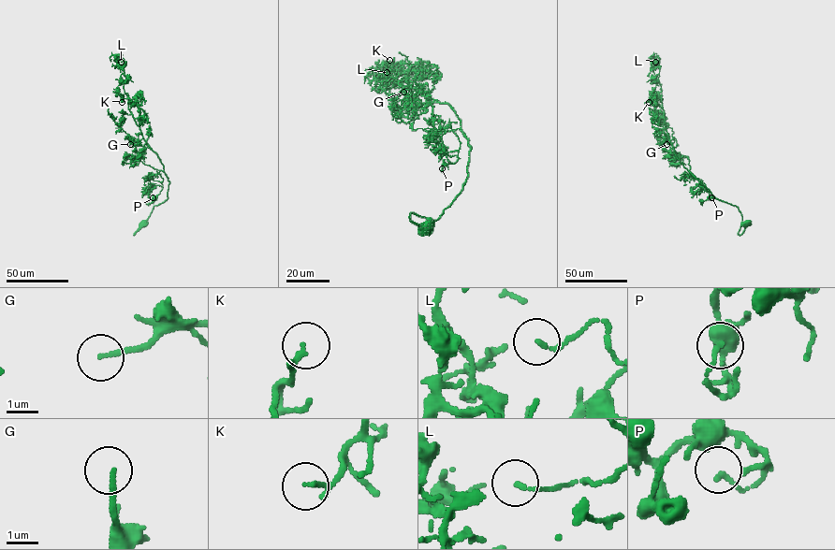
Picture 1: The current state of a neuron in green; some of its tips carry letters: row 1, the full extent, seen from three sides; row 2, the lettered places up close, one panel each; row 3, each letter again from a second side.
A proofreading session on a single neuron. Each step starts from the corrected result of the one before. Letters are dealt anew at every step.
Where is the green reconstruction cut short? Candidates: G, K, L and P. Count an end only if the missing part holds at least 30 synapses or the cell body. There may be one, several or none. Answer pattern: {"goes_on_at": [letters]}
{"goes_on_at": ["G"]}

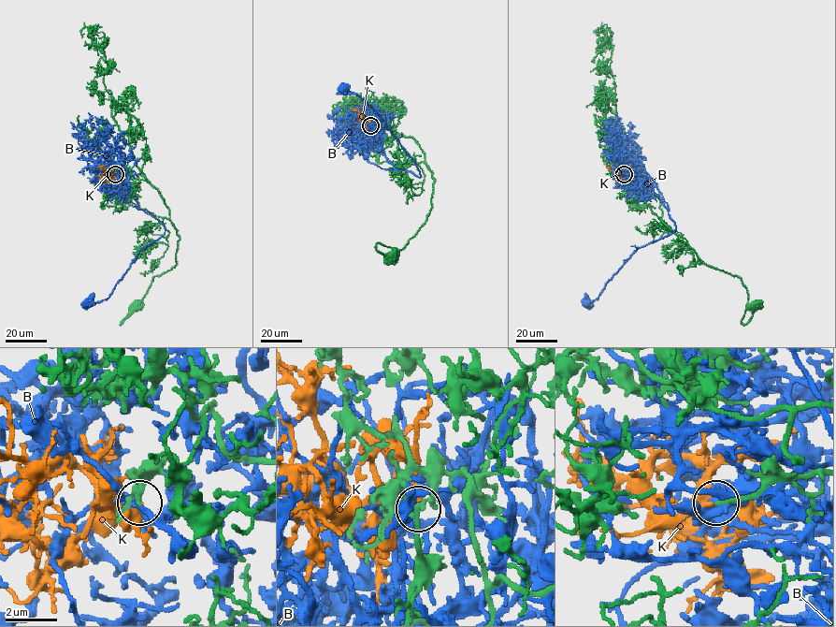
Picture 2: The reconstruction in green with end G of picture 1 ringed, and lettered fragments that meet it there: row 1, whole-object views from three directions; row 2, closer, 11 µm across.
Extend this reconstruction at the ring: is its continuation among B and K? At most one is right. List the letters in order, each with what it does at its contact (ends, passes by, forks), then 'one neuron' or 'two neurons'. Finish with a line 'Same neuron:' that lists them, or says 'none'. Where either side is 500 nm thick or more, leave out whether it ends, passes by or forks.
B: it forks; two neurons
K: it ends; one neuron
Same neuron: K

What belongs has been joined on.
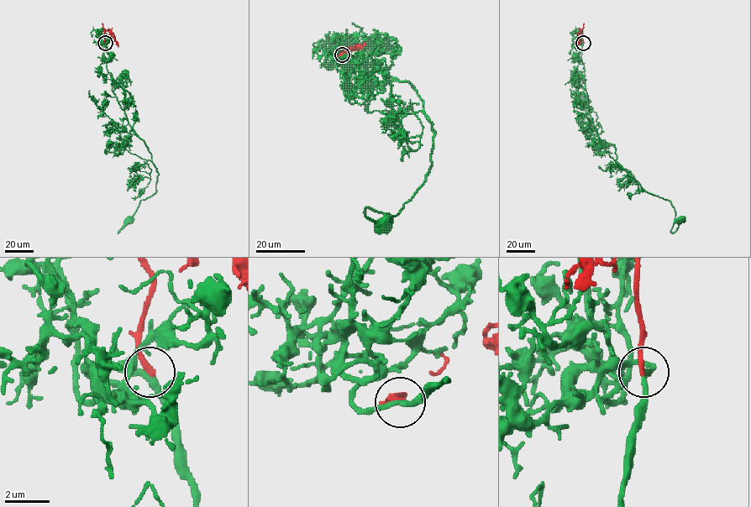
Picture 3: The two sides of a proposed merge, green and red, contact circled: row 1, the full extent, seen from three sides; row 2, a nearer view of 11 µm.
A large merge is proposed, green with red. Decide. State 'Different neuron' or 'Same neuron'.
Same neuron

